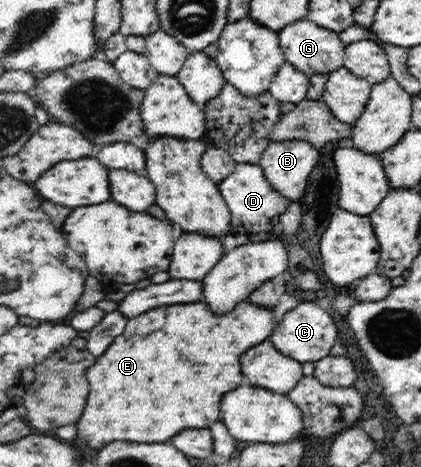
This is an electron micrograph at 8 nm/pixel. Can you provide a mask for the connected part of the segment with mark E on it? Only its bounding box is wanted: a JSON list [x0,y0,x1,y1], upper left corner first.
[76,300,277,450]

